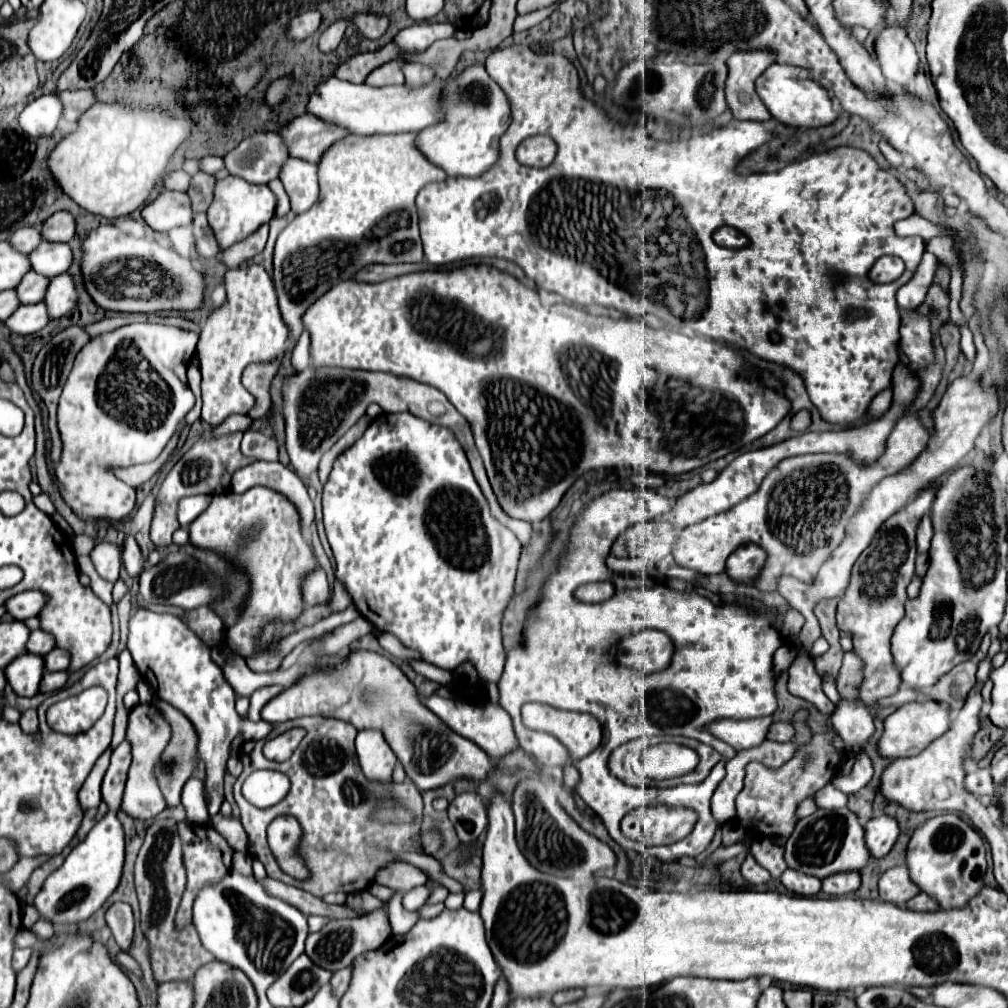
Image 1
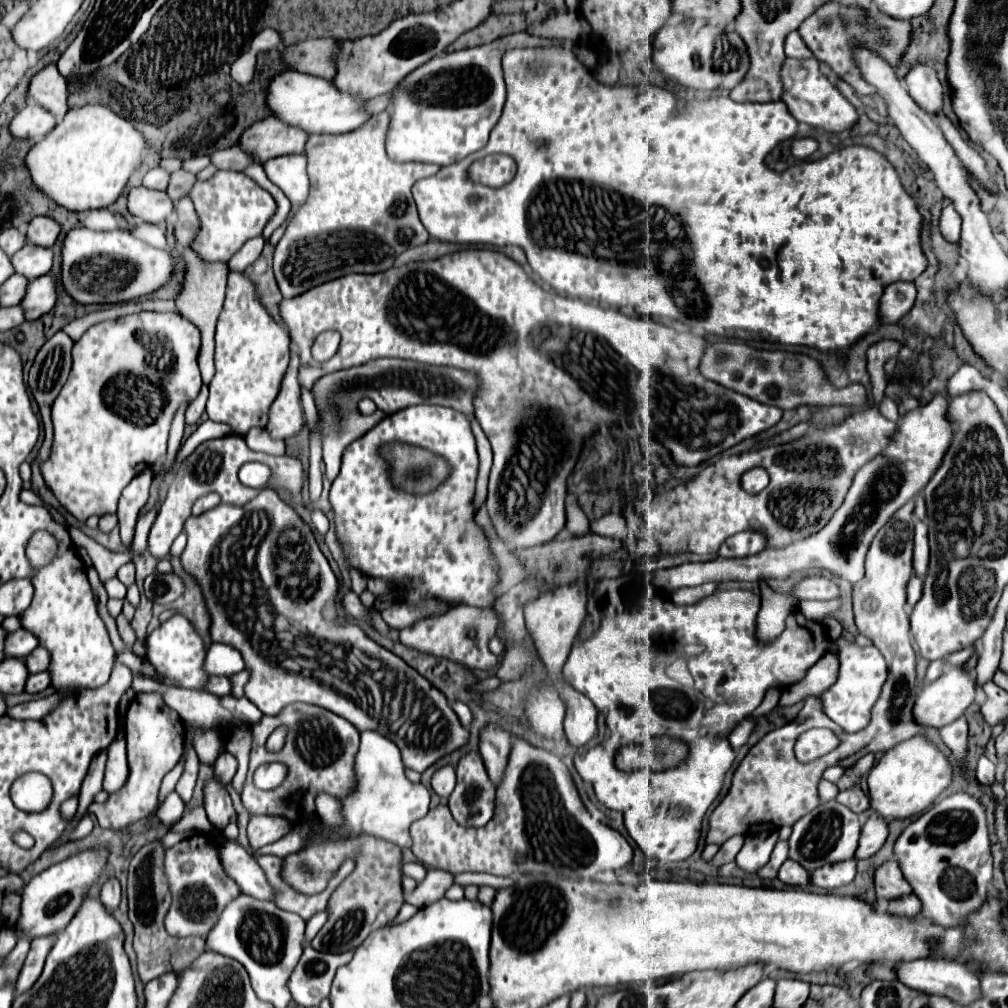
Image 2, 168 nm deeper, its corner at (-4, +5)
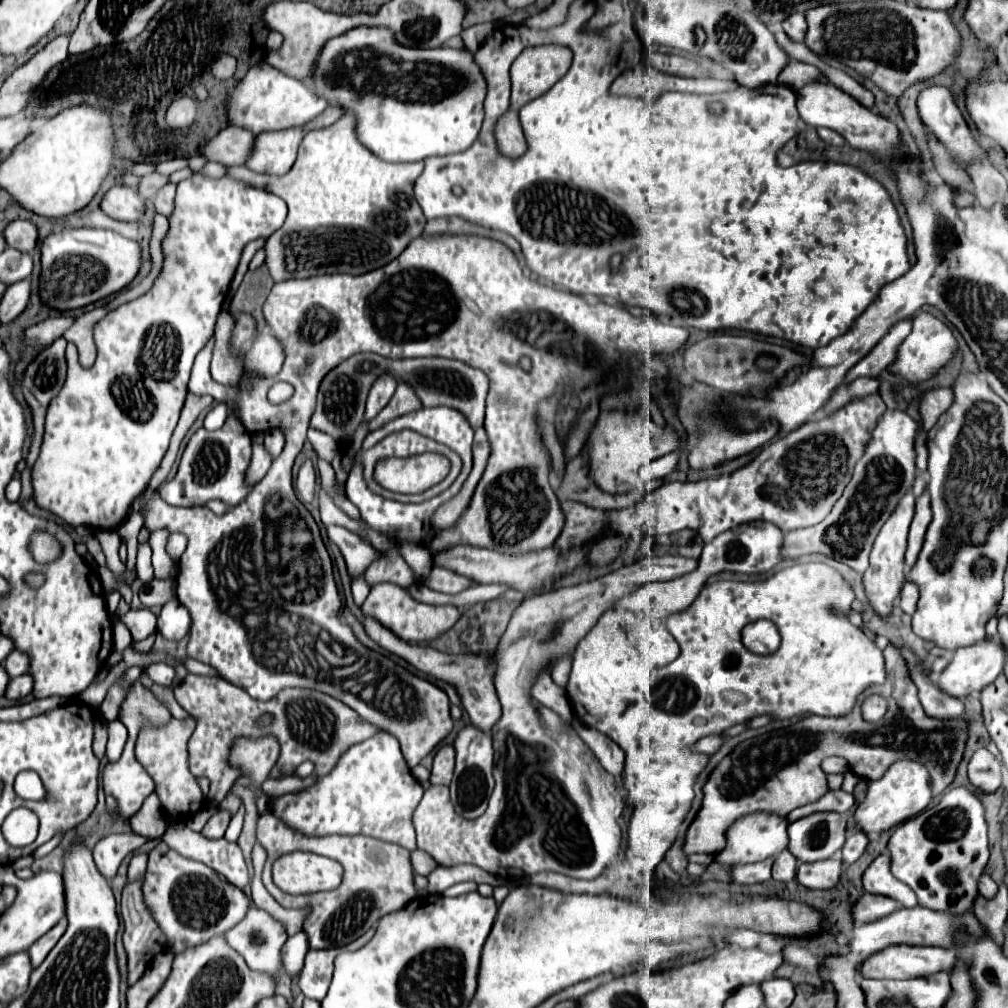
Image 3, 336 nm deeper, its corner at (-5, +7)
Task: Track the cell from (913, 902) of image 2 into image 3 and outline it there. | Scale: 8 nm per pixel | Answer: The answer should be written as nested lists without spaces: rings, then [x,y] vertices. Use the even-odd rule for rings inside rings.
[[[863,894],[857,902],[853,902],[851,906],[851,916],[853,922],[875,922],[879,918],[885,918],[887,914],[891,914],[895,910],[895,902],[879,896],[879,894]]]

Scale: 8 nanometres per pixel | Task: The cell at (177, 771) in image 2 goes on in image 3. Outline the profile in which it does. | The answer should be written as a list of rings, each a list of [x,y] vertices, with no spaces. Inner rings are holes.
[[[151,794],[145,800],[145,804],[141,806],[141,810],[129,822],[131,822],[133,832],[137,832],[149,840],[161,838],[163,832],[167,830],[167,824],[165,824],[163,812],[161,812],[161,804],[157,802],[157,794]]]

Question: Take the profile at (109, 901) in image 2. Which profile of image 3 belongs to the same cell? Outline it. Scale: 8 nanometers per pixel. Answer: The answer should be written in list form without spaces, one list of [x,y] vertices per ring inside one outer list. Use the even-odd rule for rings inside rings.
[[[127,832],[127,834],[109,834],[105,838],[101,838],[95,848],[93,848],[93,860],[97,864],[97,868],[101,870],[101,874],[111,880],[117,874],[117,868],[121,864],[121,860],[133,850],[139,848],[147,842],[147,838]]]

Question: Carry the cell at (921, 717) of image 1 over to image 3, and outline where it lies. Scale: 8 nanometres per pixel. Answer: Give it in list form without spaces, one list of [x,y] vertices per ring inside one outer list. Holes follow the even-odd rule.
[[[983,638],[975,646],[965,646],[953,652],[951,664],[943,670],[943,674],[937,678],[939,688],[953,696],[953,698],[965,698],[971,692],[979,692],[985,686],[989,686],[1001,672],[1003,672],[1003,662],[1005,660],[1005,648],[999,638]]]

